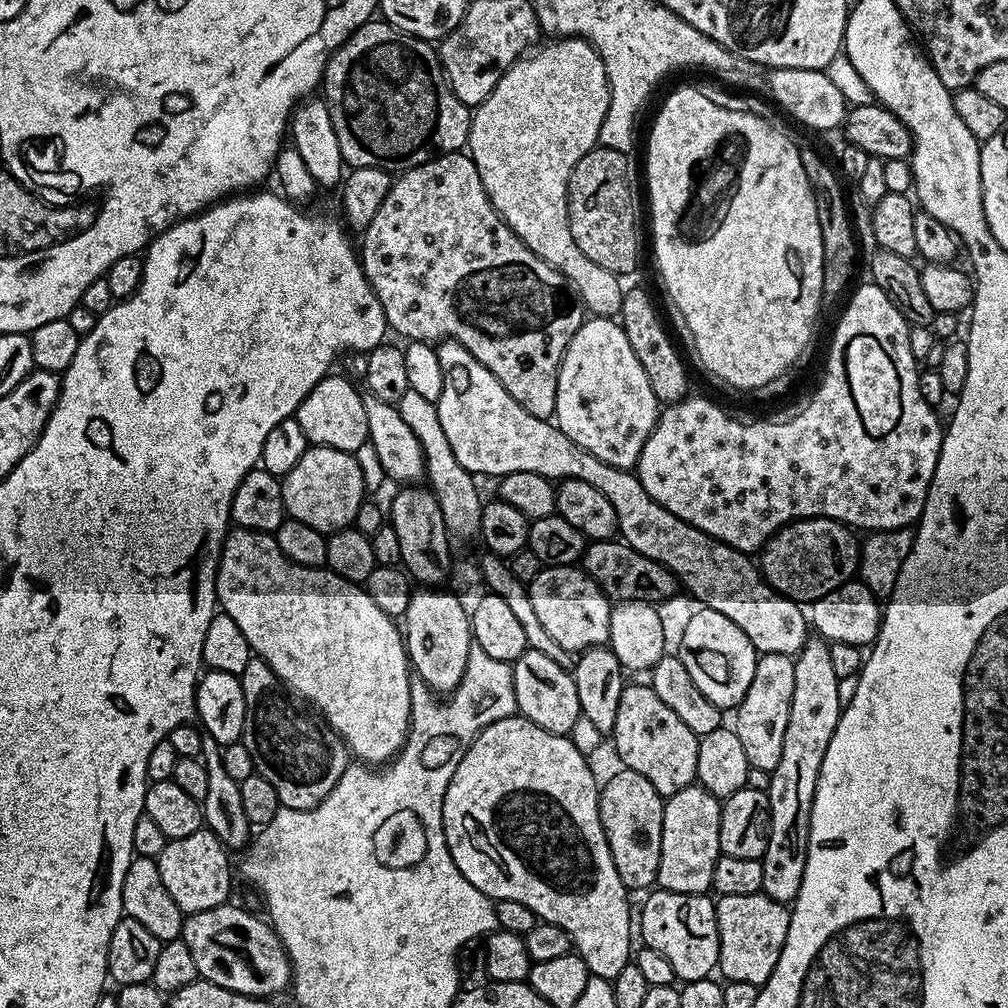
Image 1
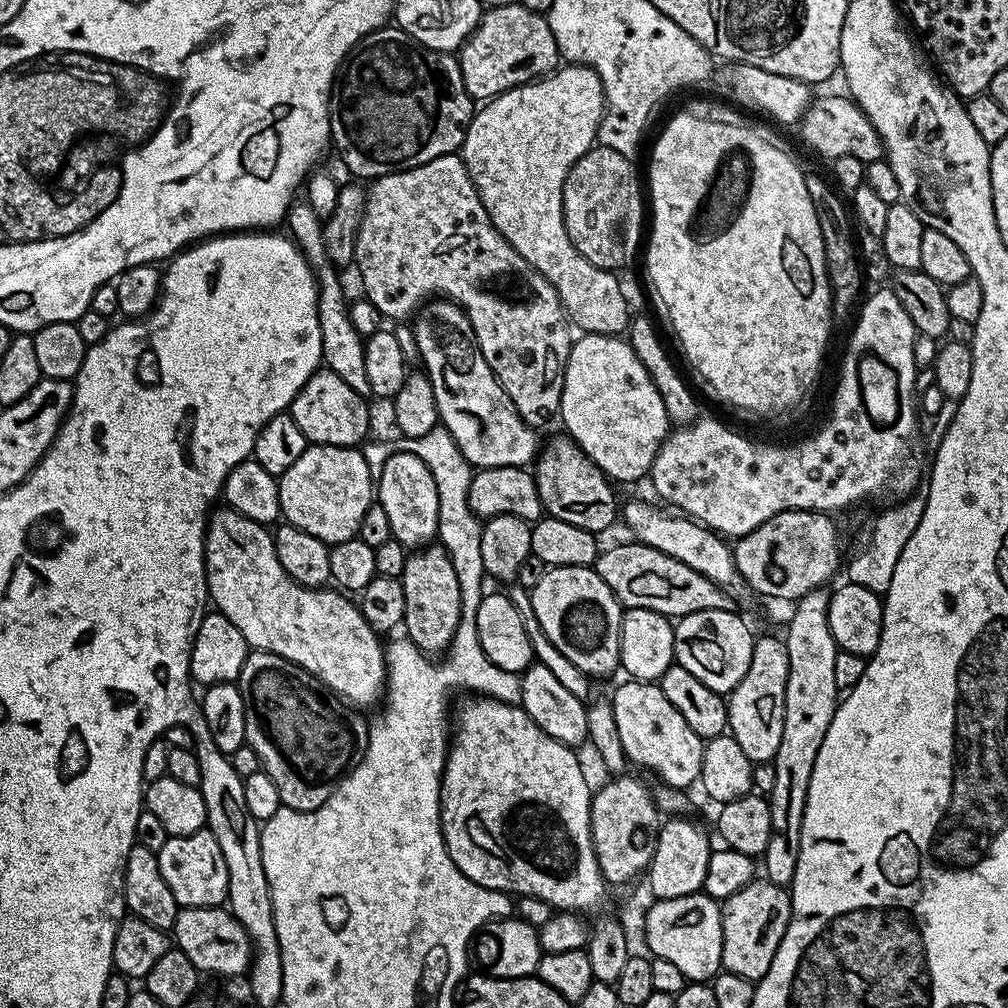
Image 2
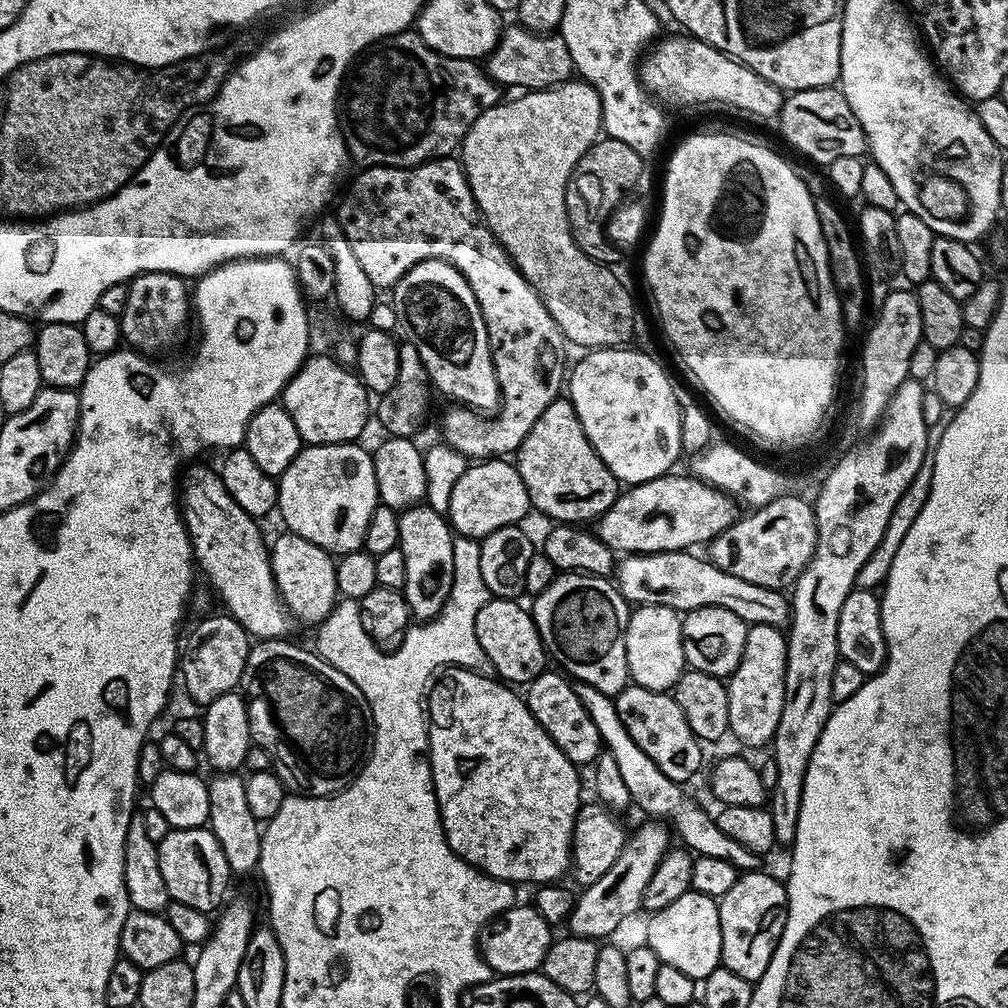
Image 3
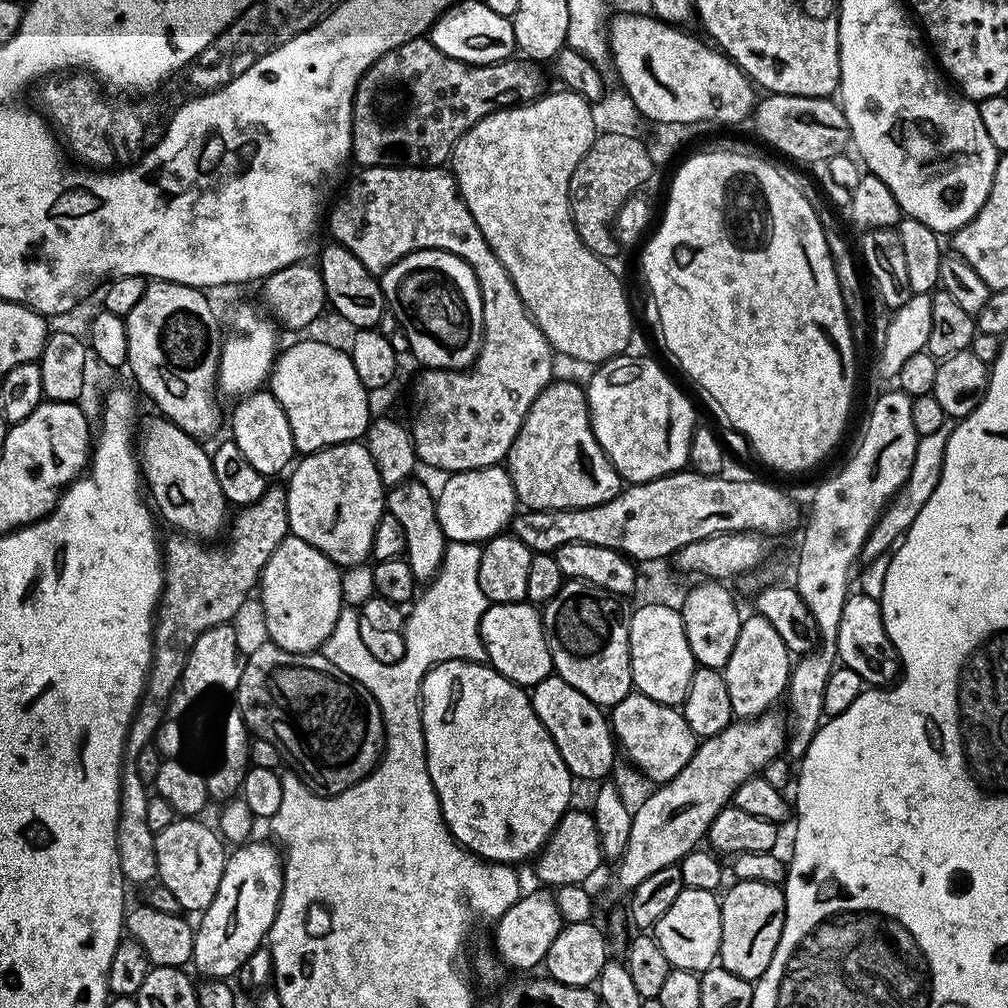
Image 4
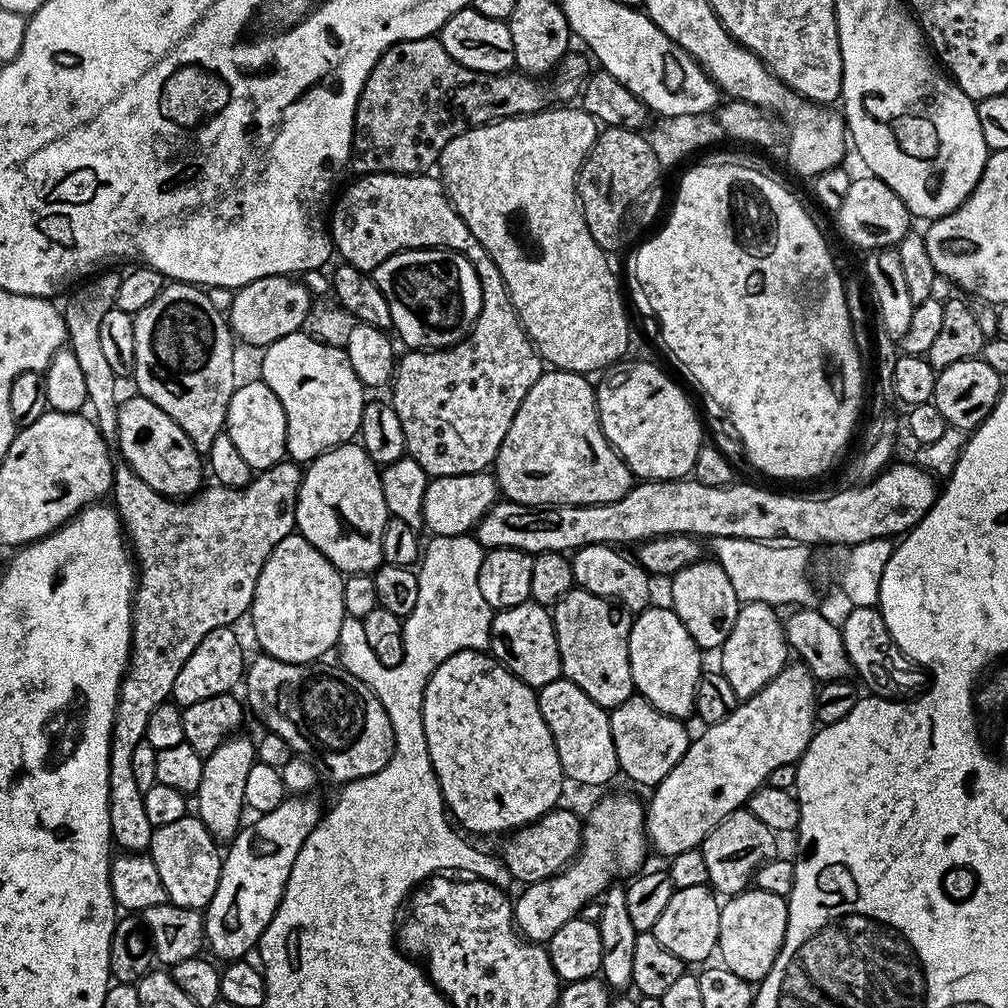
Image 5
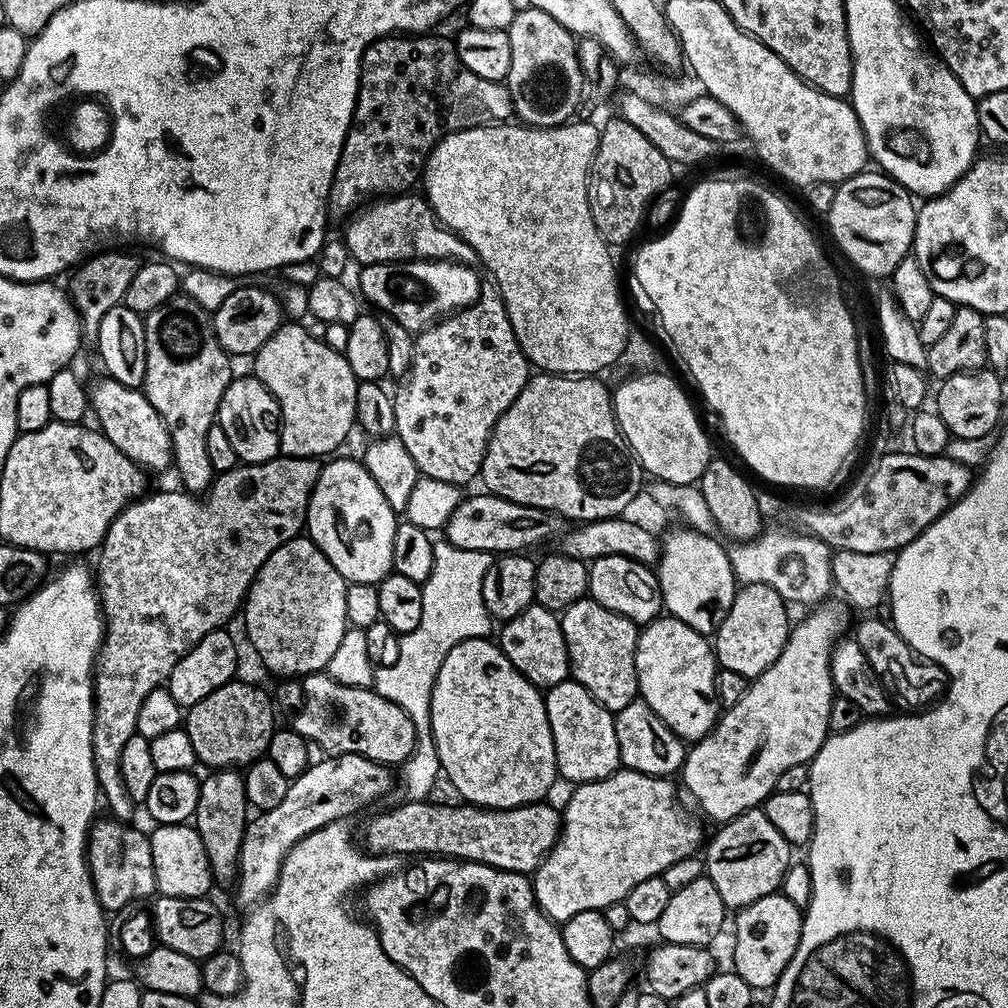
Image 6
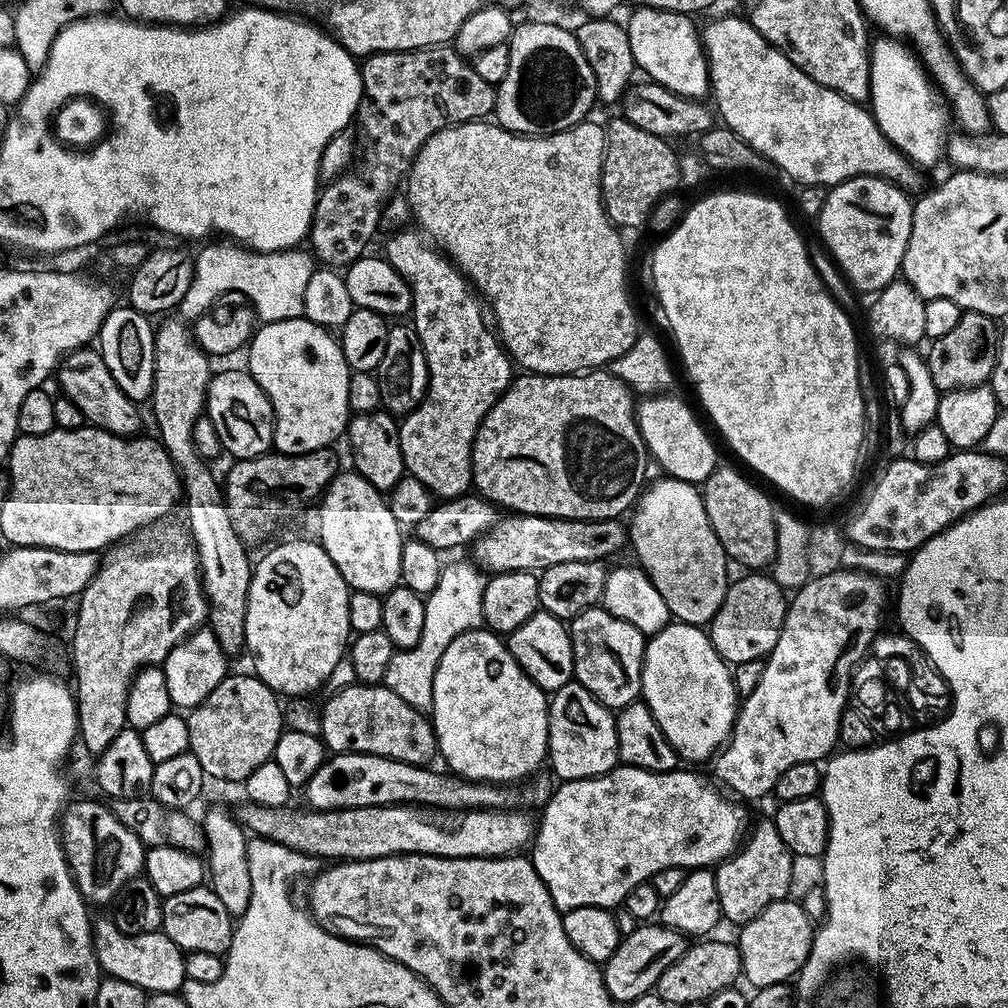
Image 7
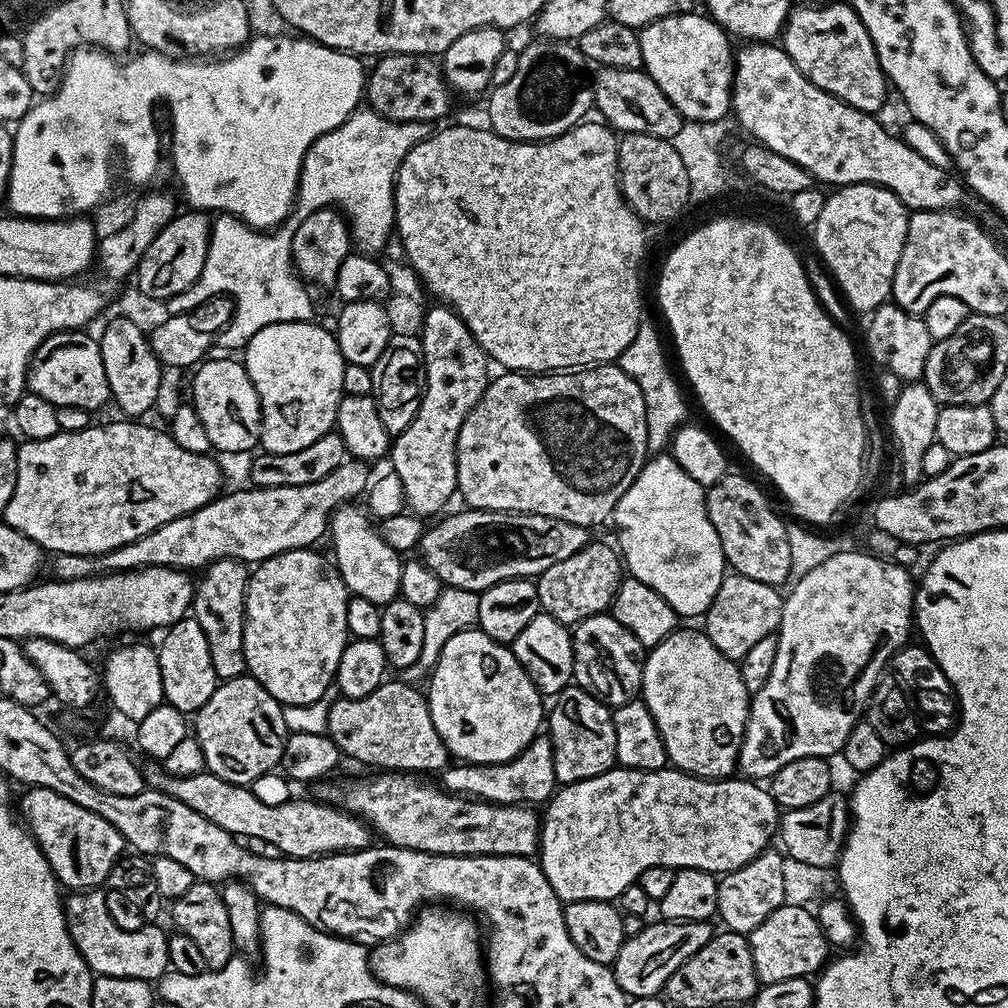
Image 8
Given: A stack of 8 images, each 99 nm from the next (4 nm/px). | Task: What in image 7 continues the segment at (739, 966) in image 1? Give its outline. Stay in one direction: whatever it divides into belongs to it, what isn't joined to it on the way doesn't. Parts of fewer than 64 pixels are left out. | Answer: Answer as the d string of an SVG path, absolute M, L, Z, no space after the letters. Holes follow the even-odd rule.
M779 900L766 906L766 910L758 914L758 918L739 929L738 947L742 976L745 981L748 979L752 983L753 989L791 981L810 954L814 921L807 916L802 904L794 900Z

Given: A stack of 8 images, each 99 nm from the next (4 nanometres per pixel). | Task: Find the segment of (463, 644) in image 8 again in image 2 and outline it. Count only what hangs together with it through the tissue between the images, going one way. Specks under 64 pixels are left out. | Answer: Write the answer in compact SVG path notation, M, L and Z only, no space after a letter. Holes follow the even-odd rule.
M477 695L475 698L468 698L464 705L460 708L460 713L454 716L454 735L450 740L448 750L448 760L444 764L444 774L440 777L440 829L444 831L444 845L448 848L448 853L453 862L458 866L458 870L462 870L462 874L466 874L466 878L470 878L478 886L483 888L493 888L499 892L515 894L517 897L533 896L534 898L542 898L544 902L551 905L554 910L563 910L565 912L574 912L577 914L589 914L604 900L604 888L606 889L606 881L604 875L600 872L598 866L598 858L594 854L594 842L592 841L592 831L590 830L590 810L592 809L593 789L588 788L588 780L584 777L584 768L580 765L580 760L576 757L577 753L568 745L558 742L554 738L550 738L550 734L546 734L536 723L528 717L523 707L516 704L503 704L501 700L489 700L487 696Z

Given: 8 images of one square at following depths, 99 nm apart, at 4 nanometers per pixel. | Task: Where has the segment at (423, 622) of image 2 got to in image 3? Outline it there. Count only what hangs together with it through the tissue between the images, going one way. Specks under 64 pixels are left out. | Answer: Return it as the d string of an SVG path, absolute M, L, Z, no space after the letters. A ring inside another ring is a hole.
M421 502L400 512L398 534L399 548L402 550L403 560L406 561L406 582L402 591L408 608L417 621L433 620L442 610L446 598L450 598L450 586L454 582L454 529L441 509L439 512L438 509L431 508L428 502Z

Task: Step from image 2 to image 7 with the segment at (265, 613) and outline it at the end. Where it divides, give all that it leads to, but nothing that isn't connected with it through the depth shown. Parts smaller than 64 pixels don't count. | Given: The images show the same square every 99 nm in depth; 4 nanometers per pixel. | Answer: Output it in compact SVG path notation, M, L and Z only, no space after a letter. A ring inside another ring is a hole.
M85 346L68 353L66 359L59 365L58 377L60 376L59 391L78 410L82 410L85 421L93 424L93 429L101 432L112 432L116 436L132 438L137 435L140 428L140 412L137 401L131 400L114 382L114 374L106 370L106 362L100 357L95 347Z

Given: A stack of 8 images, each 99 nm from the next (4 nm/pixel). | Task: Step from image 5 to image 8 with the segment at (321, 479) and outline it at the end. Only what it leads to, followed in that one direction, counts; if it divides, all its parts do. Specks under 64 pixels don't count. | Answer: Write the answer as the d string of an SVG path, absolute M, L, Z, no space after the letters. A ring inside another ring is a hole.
M356 507L337 508L330 521L330 540L332 536L332 544L336 547L334 566L351 595L370 598L370 602L383 606L400 596L402 556L380 535L369 513L363 507Z

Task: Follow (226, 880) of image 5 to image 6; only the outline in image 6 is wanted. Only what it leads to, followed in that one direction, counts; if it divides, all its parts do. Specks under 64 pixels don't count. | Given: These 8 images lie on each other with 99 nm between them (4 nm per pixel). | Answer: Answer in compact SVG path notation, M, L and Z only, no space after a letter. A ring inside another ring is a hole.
M325 755L320 759L324 760L309 763L308 769L289 783L286 798L282 798L274 810L253 815L245 824L238 875L234 881L236 900L244 910L259 904L272 891L286 854L299 840L335 820L347 821L348 816L382 799L391 790L392 780L394 784L394 772L389 765L365 756Z

